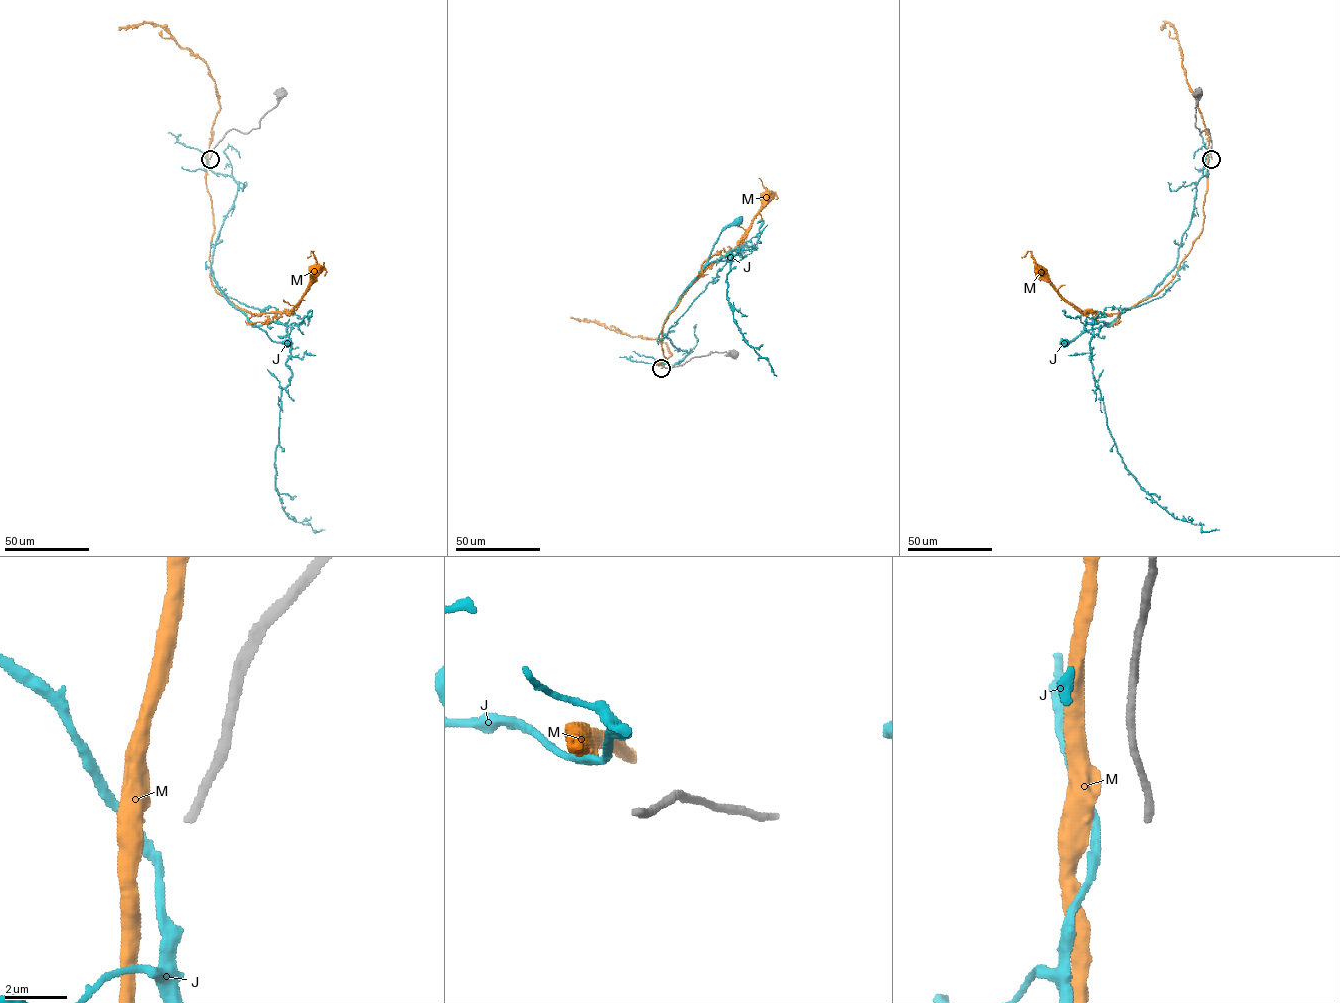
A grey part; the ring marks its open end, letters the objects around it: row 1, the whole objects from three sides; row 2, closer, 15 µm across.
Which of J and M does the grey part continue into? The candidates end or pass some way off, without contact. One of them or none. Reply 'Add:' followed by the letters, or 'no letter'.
Add: no letter

